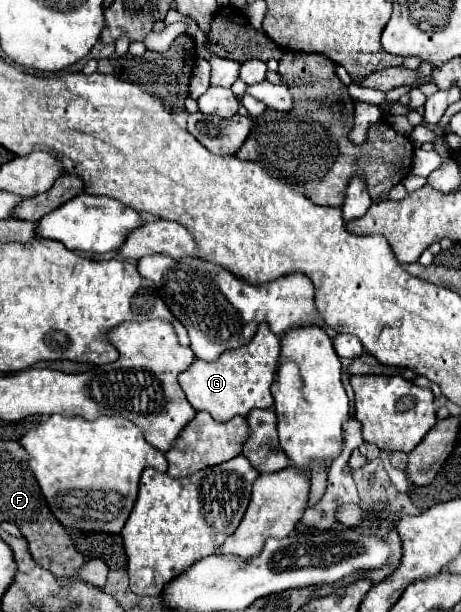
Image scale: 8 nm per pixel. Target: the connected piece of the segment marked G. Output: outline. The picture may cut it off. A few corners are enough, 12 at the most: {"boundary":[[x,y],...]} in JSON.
{"boundary":[[280,339],[252,341],[178,375],[216,421],[270,409]]}

